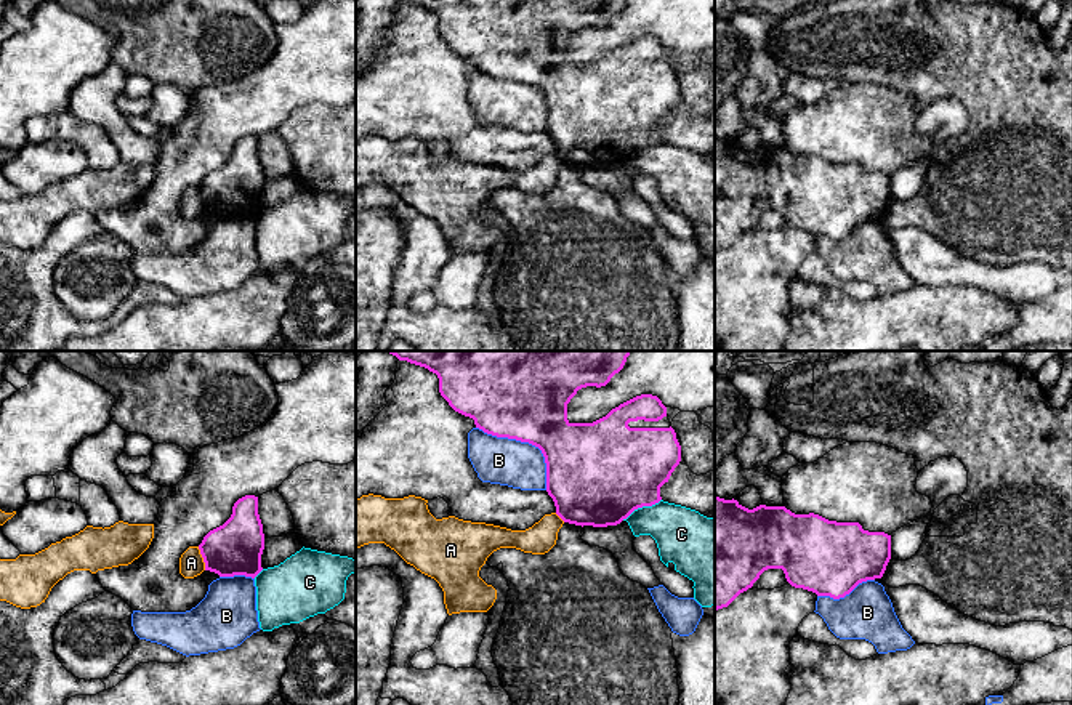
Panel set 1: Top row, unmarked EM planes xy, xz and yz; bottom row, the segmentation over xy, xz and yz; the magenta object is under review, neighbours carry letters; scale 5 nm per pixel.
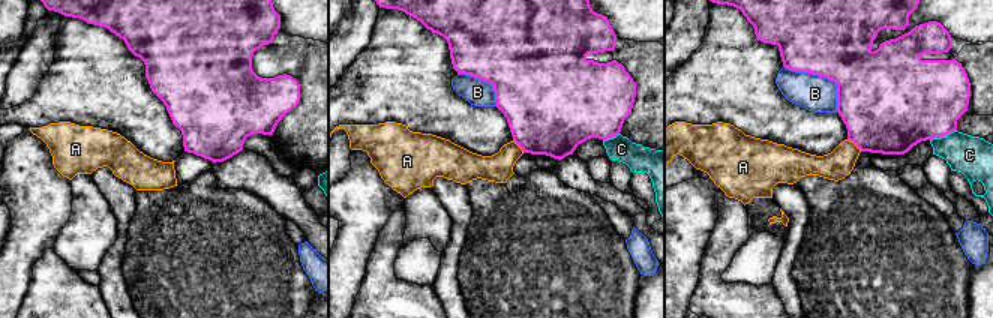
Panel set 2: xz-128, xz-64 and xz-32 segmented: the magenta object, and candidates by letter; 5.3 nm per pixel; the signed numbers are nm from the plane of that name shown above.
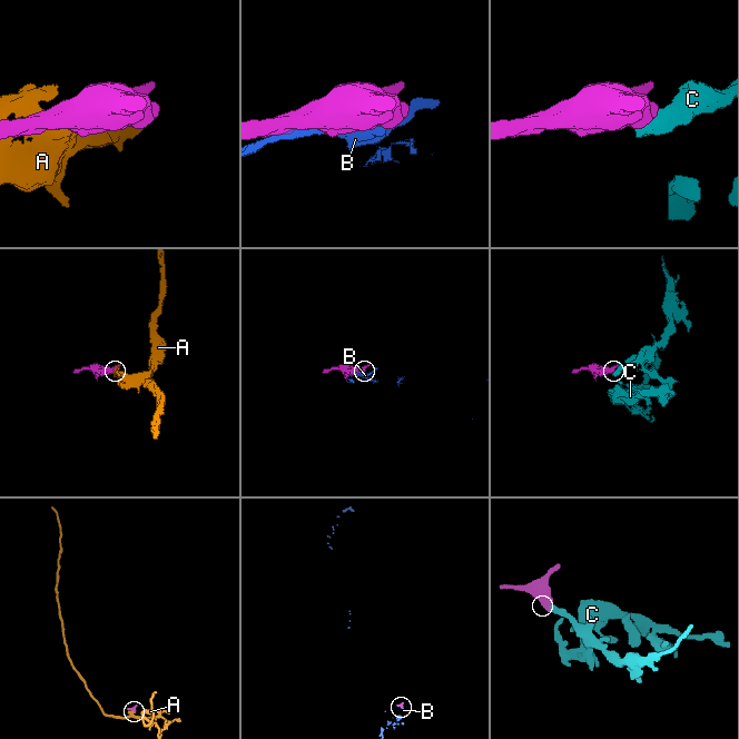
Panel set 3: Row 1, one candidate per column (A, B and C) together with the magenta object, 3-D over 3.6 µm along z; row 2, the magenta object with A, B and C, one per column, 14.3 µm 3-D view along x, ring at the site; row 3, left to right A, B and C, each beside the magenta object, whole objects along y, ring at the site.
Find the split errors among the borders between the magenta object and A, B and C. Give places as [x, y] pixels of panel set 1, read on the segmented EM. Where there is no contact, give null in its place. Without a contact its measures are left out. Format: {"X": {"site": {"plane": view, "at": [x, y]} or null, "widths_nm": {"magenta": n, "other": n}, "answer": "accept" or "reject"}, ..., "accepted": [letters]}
{"A": {"site": {"plane": "xy", "at": [202, 556]}, "widths_nm": {"magenta": 280, "other": 130}, "answer": "reject"}, "B": {"site": {"plane": "xz", "at": [527, 441]}, "widths_nm": {"magenta": 460, "other": 240}, "answer": "reject"}, "C": {"site": {"plane": "xz", "at": [641, 507]}, "widths_nm": {"magenta": 480, "other": 280}, "answer": "reject"}, "accepted": []}

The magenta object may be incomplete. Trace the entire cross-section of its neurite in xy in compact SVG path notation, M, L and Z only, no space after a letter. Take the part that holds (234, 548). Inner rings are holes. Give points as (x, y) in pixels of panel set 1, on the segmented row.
M245 495L232 506L231 518L210 530L199 545L205 570L220 577L245 575L255 578L261 570L264 550L258 497Z

